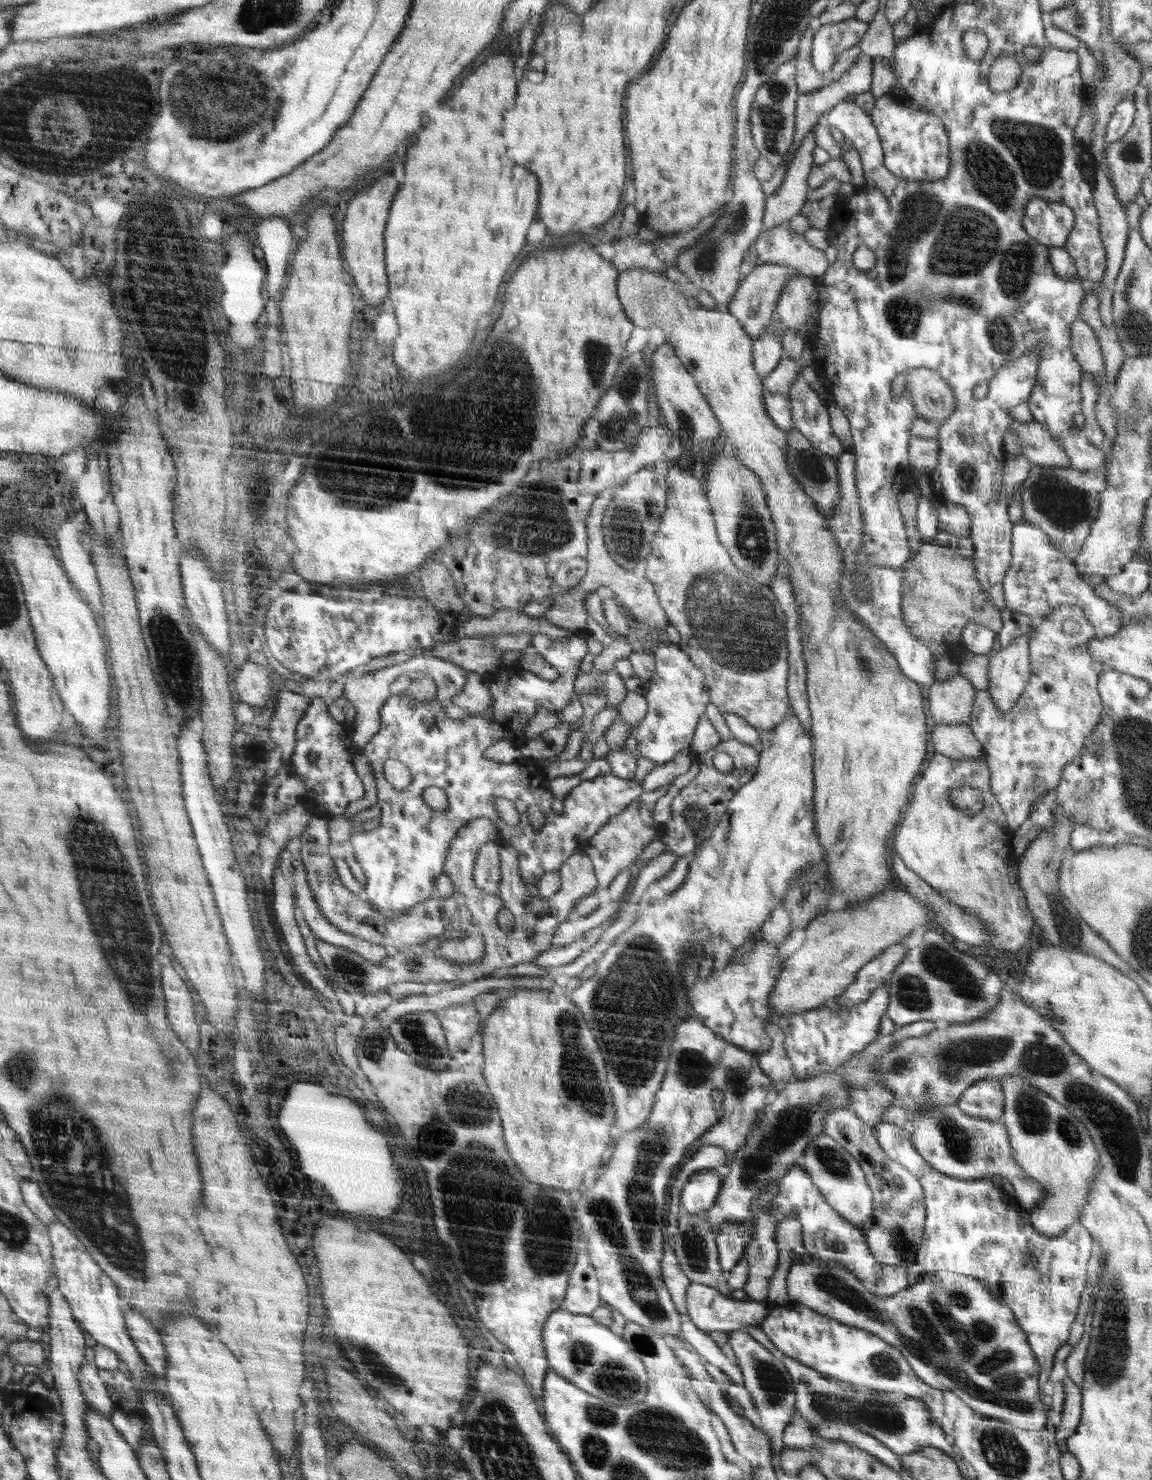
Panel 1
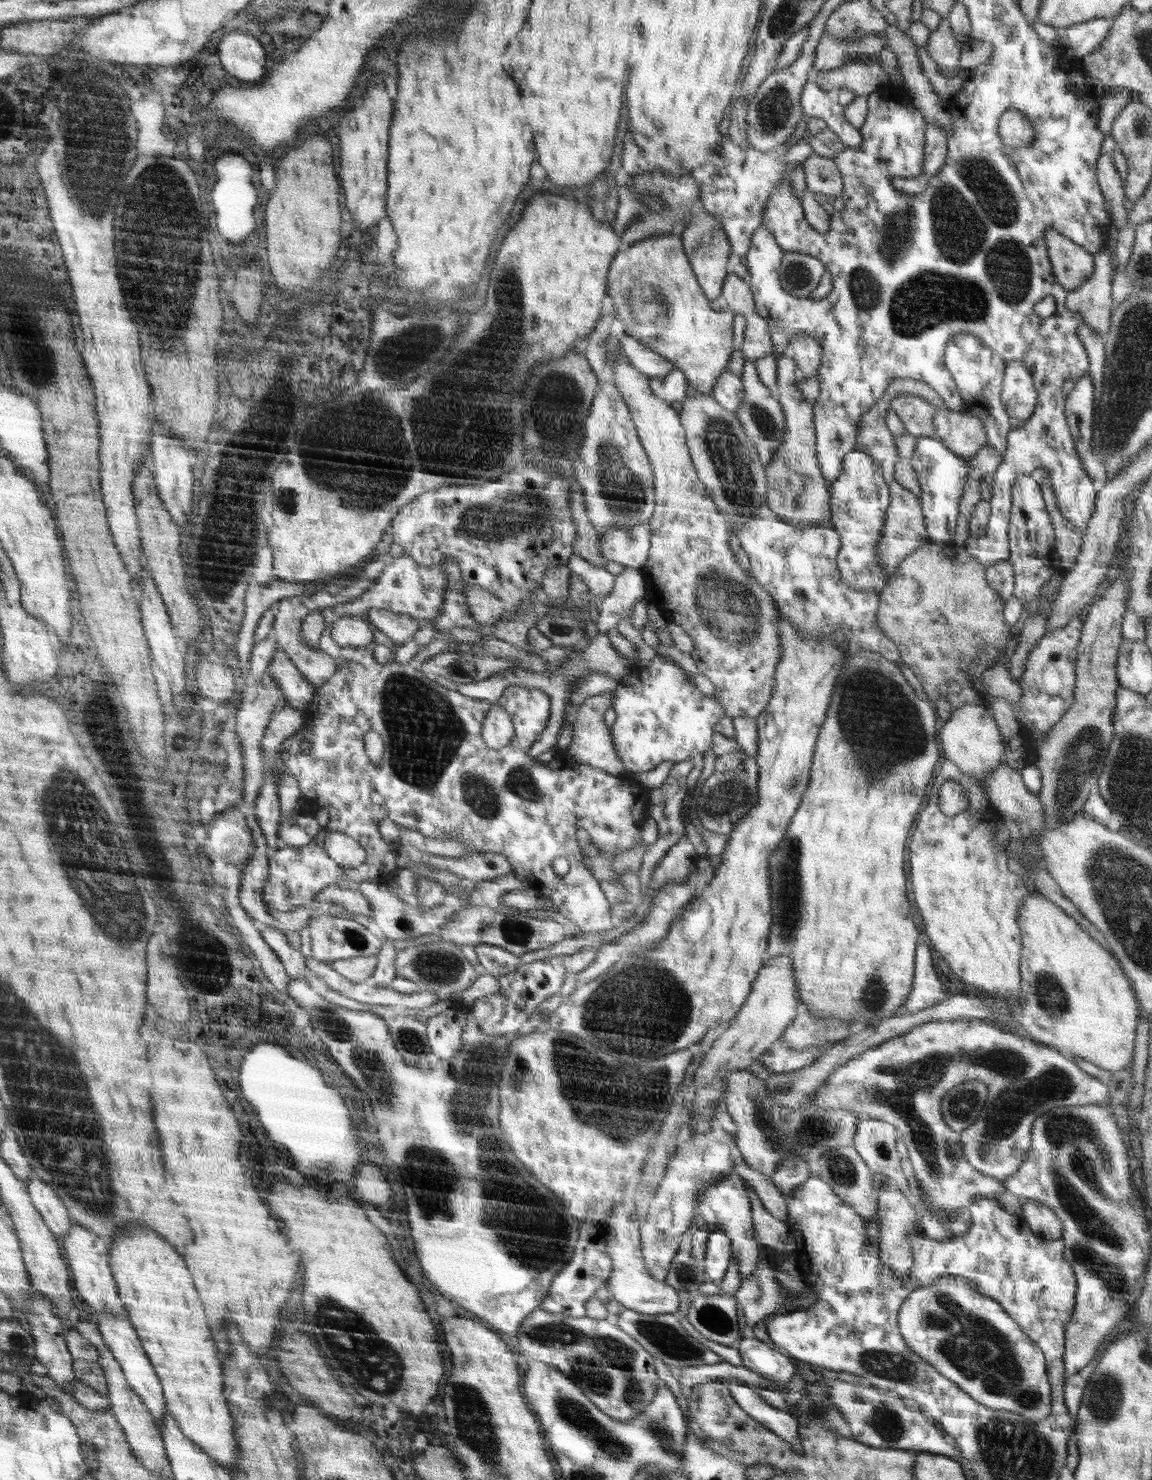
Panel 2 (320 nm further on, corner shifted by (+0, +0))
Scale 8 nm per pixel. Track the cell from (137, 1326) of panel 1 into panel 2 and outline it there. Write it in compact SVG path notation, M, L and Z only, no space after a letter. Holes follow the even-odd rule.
M72 1218L71 1221L72 1226L63 1238L63 1245L66 1249L66 1258L70 1263L70 1270L73 1270L75 1289L78 1290L80 1298L87 1302L98 1315L112 1314L126 1317L128 1314L121 1301L112 1267L109 1265L109 1245L94 1234L94 1231L79 1225Z

